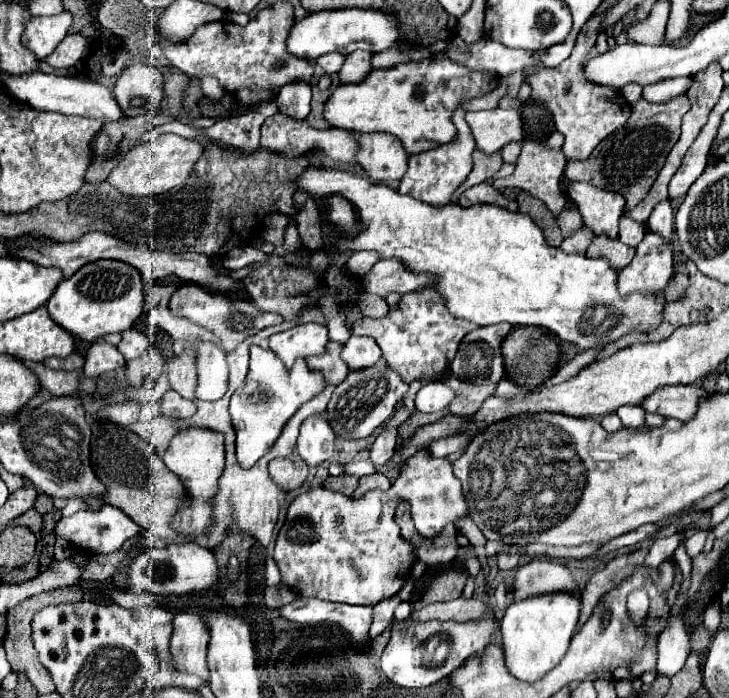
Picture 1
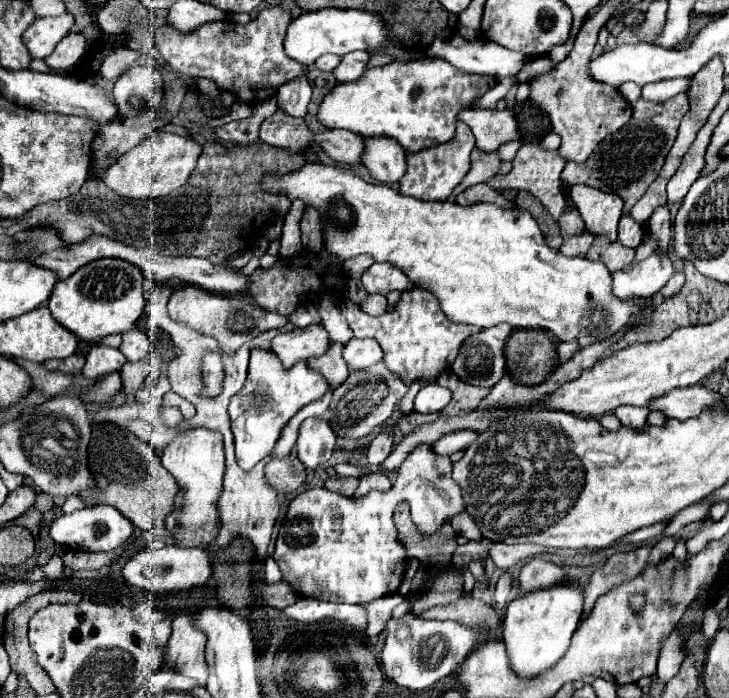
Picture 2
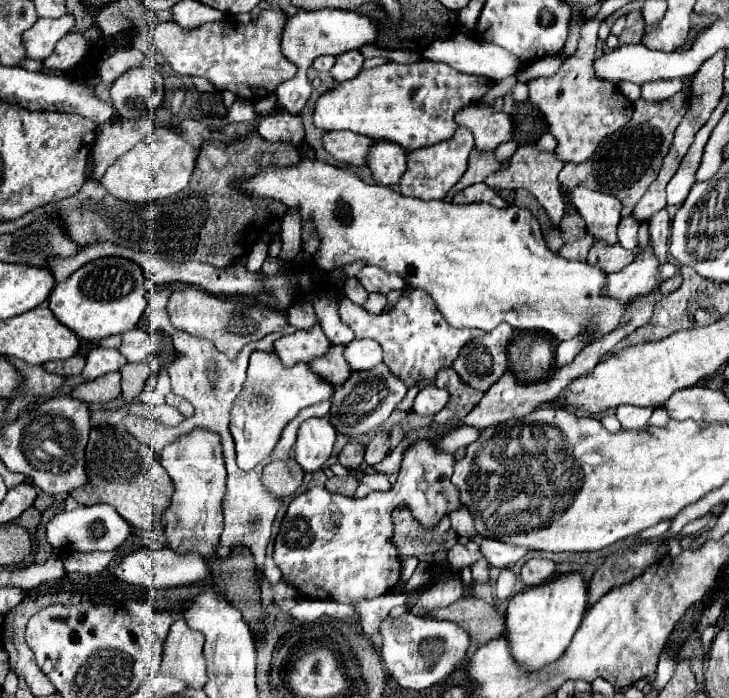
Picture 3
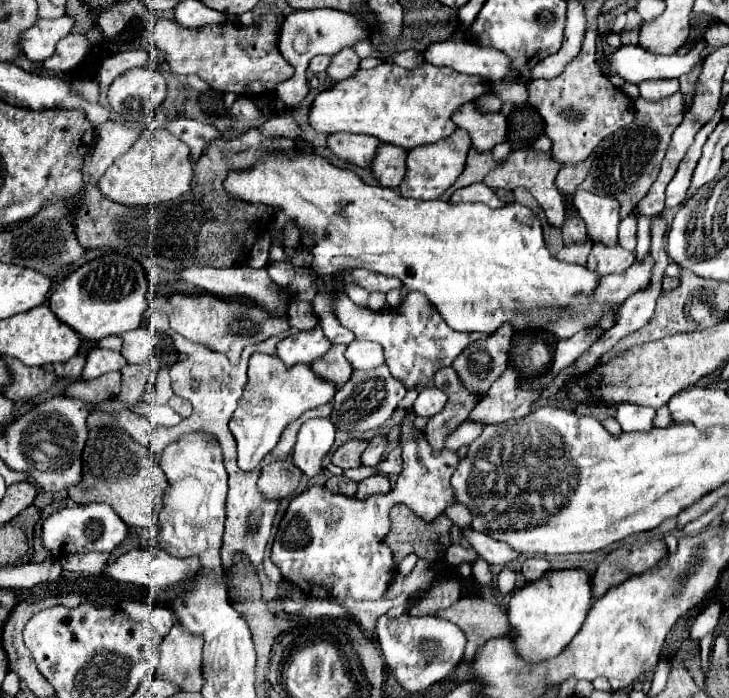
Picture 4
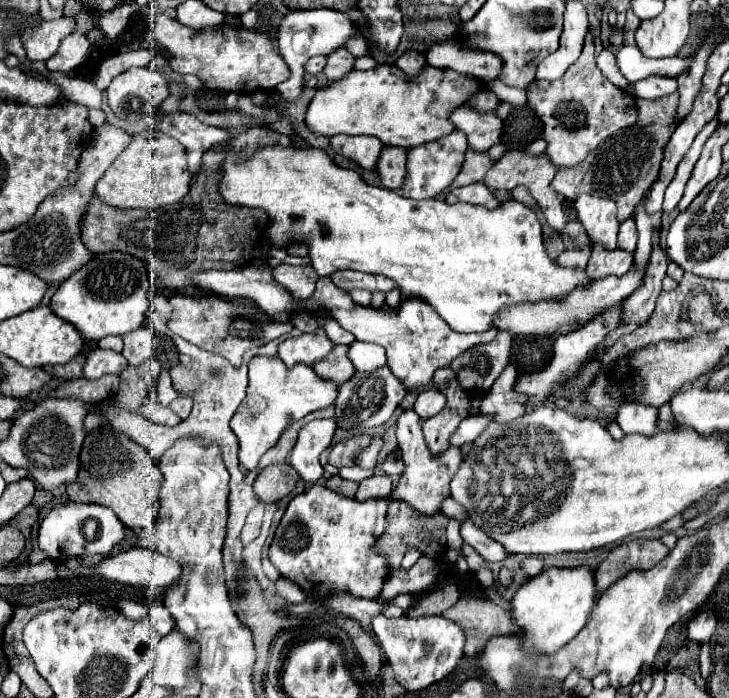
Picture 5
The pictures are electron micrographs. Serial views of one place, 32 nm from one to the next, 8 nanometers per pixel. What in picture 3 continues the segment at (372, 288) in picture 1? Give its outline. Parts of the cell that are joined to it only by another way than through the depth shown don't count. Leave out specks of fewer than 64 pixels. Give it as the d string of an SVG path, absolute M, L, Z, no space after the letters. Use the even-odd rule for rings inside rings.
M362 268L356 278L360 280L360 284L368 290L368 292L382 292L388 294L390 290L402 290L406 286L406 282L398 276L398 274L388 274L382 272L380 268Z

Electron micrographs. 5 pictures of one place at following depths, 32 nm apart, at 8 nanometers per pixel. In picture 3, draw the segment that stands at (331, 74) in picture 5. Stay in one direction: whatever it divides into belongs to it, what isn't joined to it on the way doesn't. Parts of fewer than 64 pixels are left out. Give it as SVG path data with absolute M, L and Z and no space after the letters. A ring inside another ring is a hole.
M348 50L340 56L336 56L336 64L330 68L330 74L336 82L344 82L344 80L352 80L360 70L362 70L362 54L356 50Z

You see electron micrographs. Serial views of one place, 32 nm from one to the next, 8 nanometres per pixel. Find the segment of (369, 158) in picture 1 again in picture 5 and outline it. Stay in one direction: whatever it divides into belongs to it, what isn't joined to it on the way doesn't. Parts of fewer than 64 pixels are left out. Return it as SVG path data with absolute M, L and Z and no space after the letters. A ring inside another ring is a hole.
M386 146L380 154L380 162L376 166L380 180L390 190L400 190L406 176L406 150Z

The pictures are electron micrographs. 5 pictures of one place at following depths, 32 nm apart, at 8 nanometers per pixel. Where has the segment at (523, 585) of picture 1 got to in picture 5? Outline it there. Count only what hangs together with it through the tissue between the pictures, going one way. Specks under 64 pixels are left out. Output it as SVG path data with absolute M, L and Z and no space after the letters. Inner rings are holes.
M528 556L528 558L524 558L524 560L520 562L520 568L524 570L524 574L528 574L528 576L532 578L532 576L536 576L536 574L540 574L540 572L542 572L544 562L542 562L542 560L538 560L538 558Z

